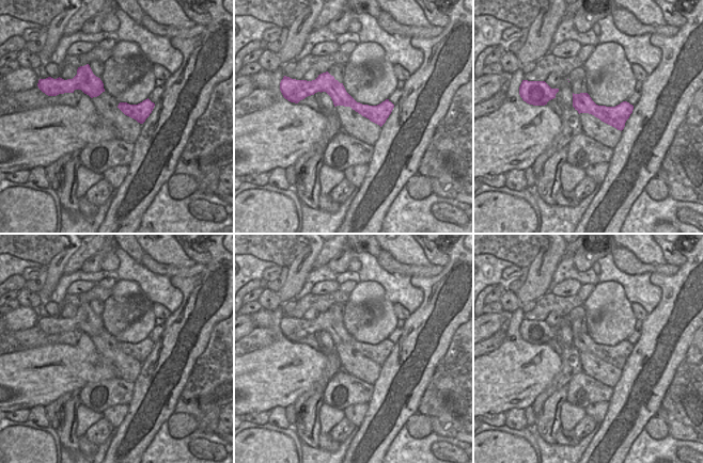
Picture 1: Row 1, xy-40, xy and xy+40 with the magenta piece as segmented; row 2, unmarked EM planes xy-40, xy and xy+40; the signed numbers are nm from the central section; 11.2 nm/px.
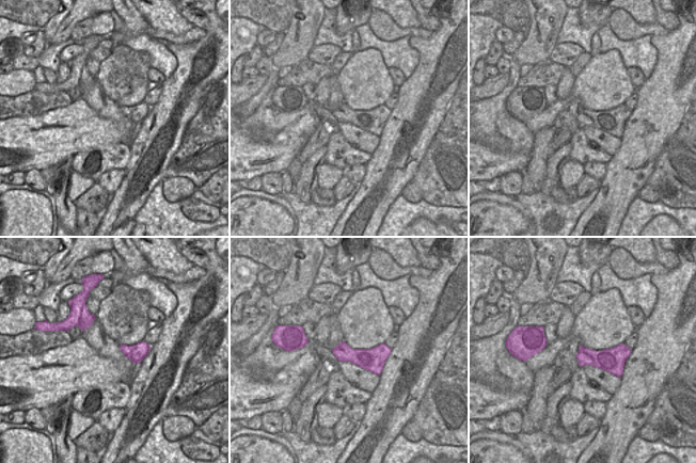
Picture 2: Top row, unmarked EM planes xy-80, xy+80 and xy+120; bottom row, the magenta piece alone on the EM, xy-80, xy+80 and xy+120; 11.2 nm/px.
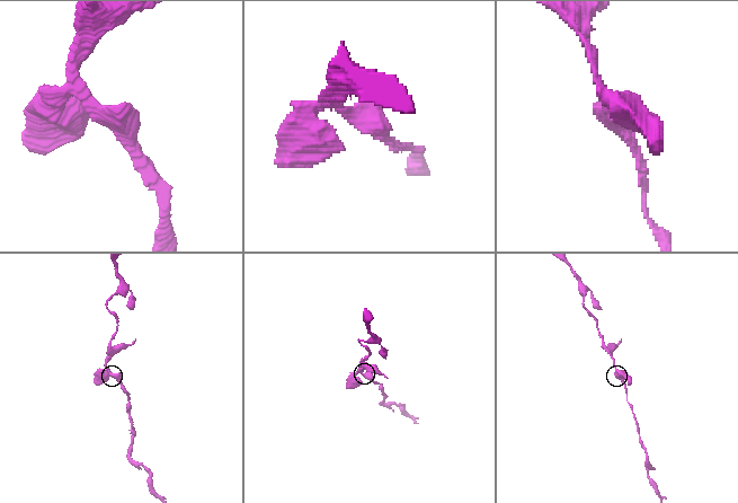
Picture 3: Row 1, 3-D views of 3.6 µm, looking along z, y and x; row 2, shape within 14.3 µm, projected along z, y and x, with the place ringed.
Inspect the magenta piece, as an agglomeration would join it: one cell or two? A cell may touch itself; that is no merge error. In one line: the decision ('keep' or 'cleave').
keep

